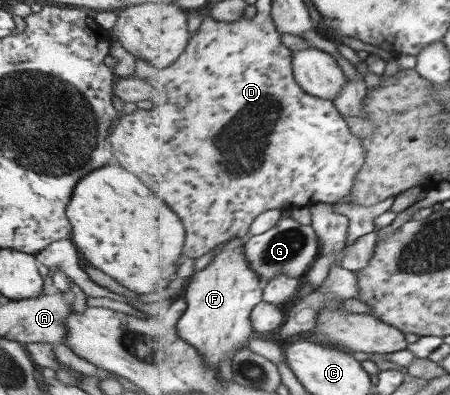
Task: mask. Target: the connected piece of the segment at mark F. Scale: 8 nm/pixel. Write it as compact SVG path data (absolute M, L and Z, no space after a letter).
M234 238L216 253L209 267L187 274L178 286L188 305L178 321L178 334L208 359L210 368L217 370L223 360L233 359L256 336L251 316L255 306L264 300L264 288L263 279L249 267L246 238Z

